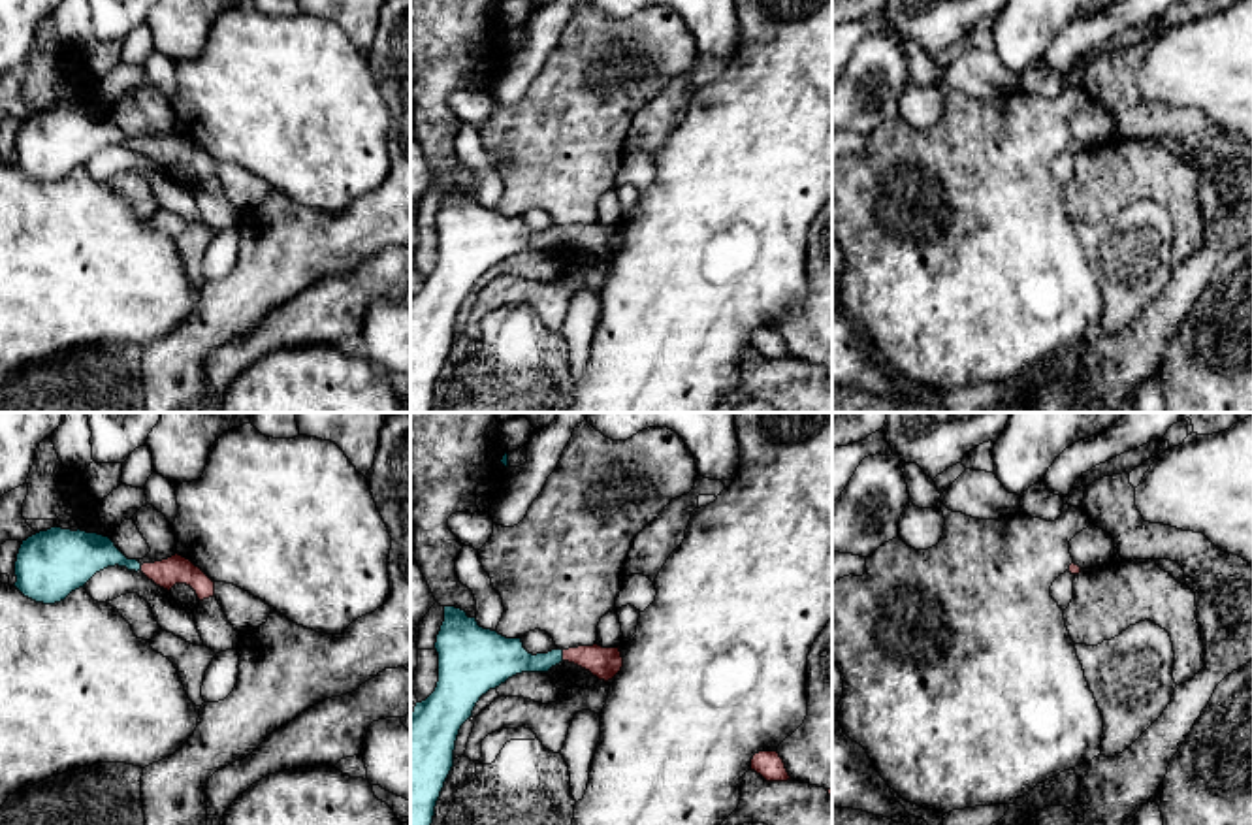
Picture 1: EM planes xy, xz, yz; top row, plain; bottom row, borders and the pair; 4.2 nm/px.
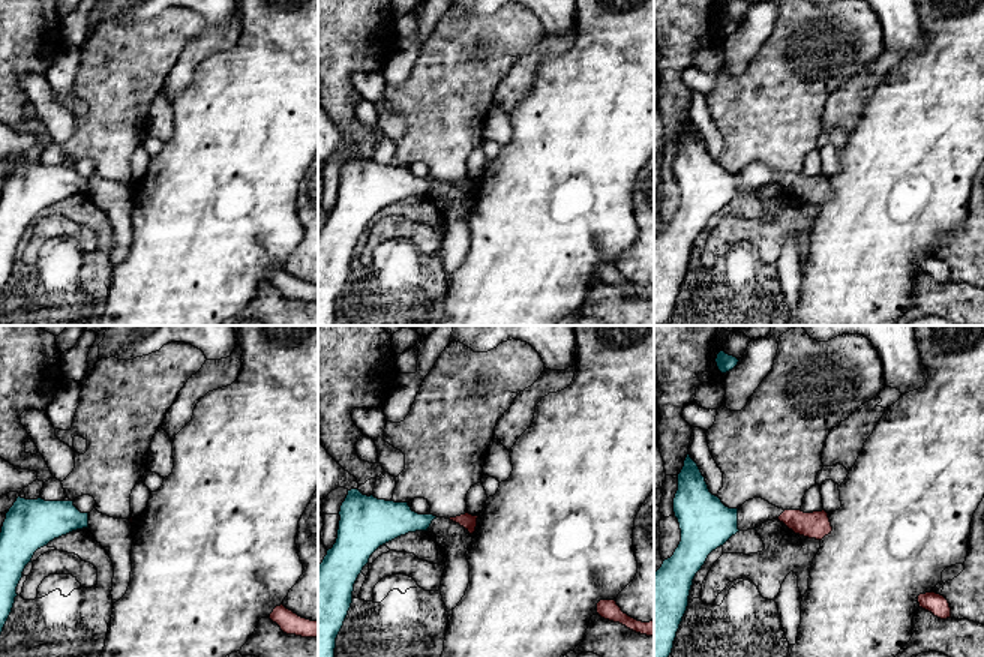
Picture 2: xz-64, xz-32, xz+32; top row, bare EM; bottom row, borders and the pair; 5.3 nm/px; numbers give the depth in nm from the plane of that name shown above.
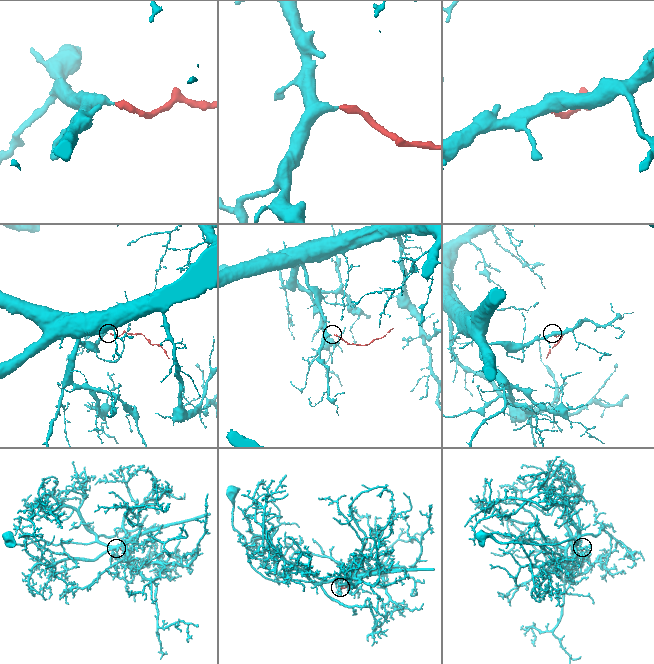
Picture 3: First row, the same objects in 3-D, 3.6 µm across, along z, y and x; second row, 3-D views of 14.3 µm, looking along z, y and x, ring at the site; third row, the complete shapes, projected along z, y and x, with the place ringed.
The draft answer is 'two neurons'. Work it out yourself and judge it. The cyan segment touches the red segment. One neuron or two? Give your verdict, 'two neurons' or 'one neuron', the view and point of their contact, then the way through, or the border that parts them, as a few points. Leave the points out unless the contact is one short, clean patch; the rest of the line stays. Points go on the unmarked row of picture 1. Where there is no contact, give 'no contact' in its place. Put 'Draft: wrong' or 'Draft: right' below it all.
one neuron | xz (561, 234) | across xz (503, 236), (546, 240), (561, 234), (586, 234), (605, 242)
Draft: wrong

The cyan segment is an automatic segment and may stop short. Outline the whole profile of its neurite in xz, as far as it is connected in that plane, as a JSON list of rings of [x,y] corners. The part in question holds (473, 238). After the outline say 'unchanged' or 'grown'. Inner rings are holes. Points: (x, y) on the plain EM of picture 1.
[[[444,185],[437,213],[439,260],[410,292],[410,412],[429,412],[435,384],[454,345],[461,303],[473,294],[482,273],[522,251],[548,251],[561,239],[612,258],[623,245],[618,226],[578,224],[529,232],[522,217],[484,207],[465,188]]] | grown

